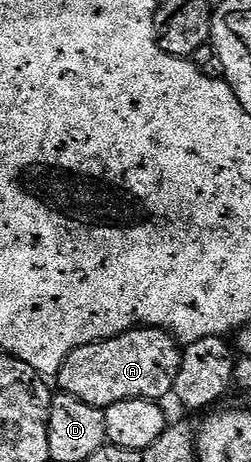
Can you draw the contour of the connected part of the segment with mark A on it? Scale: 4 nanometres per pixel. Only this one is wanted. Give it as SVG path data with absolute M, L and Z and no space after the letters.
M134 327L112 339L102 339L100 343L73 349L59 370L58 390L85 401L85 405L100 409L130 399L163 401L175 390L182 360L181 347L174 335L161 327Z

